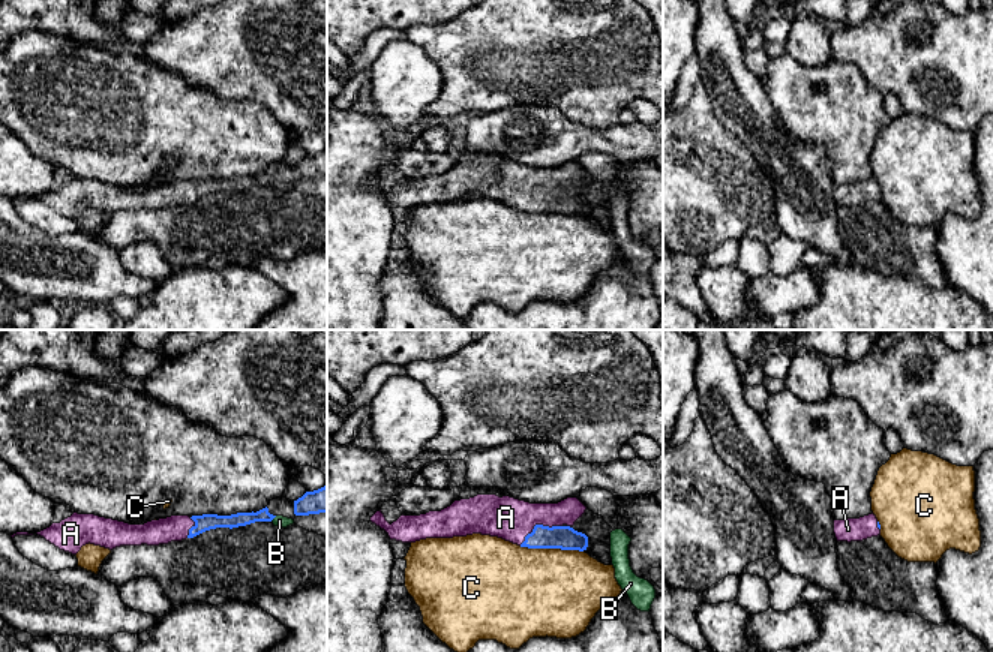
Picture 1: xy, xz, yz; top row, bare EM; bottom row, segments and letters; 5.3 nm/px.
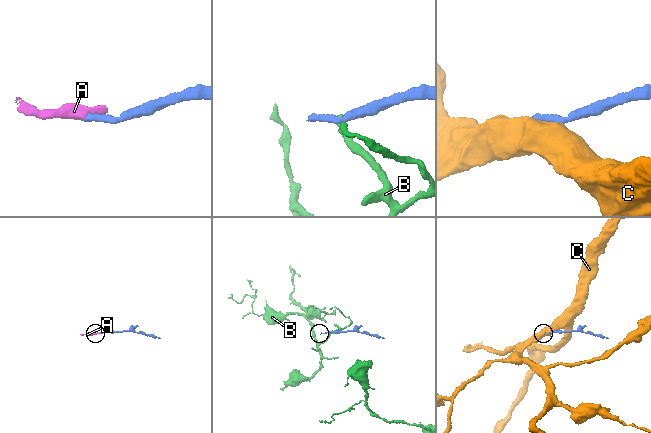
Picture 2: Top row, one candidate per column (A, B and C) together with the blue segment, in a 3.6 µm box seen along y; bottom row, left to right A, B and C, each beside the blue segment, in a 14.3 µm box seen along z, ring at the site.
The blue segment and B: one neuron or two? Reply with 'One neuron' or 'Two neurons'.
Two neurons

